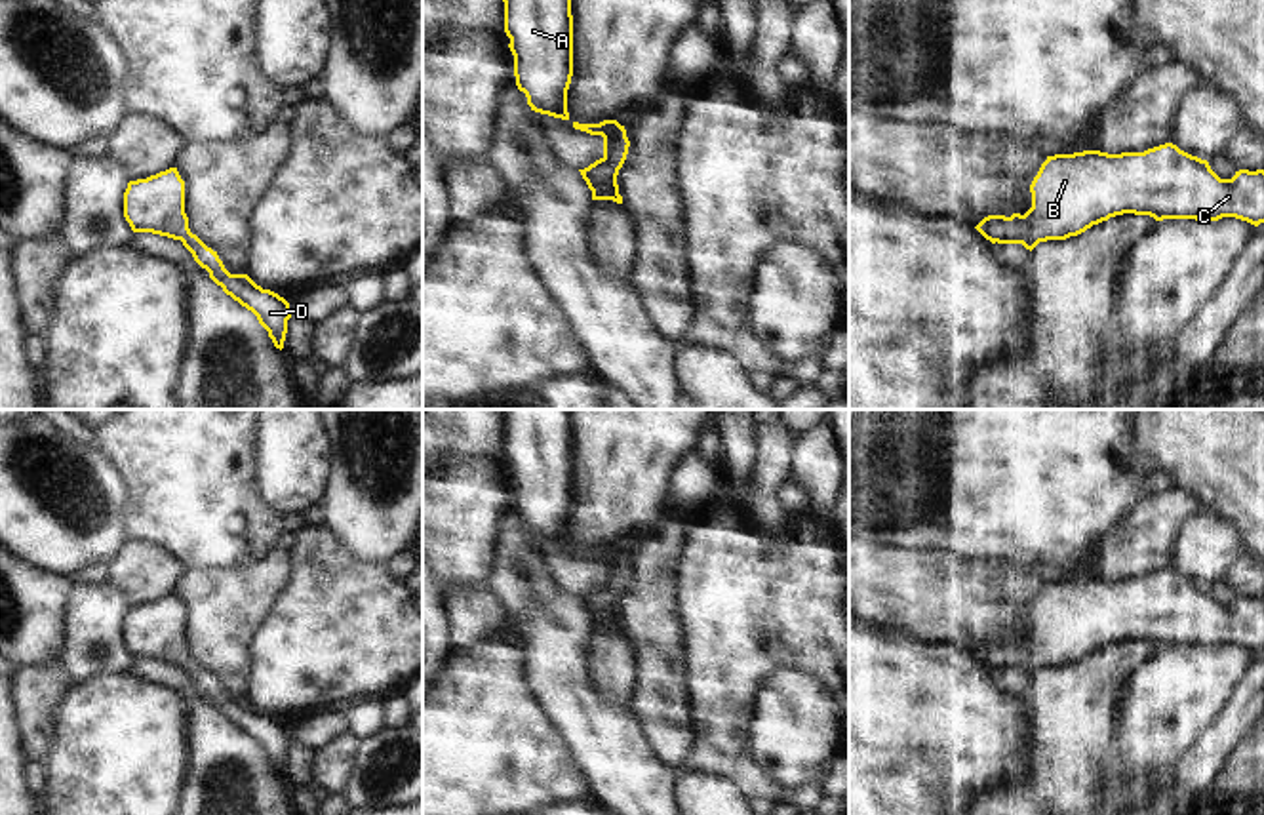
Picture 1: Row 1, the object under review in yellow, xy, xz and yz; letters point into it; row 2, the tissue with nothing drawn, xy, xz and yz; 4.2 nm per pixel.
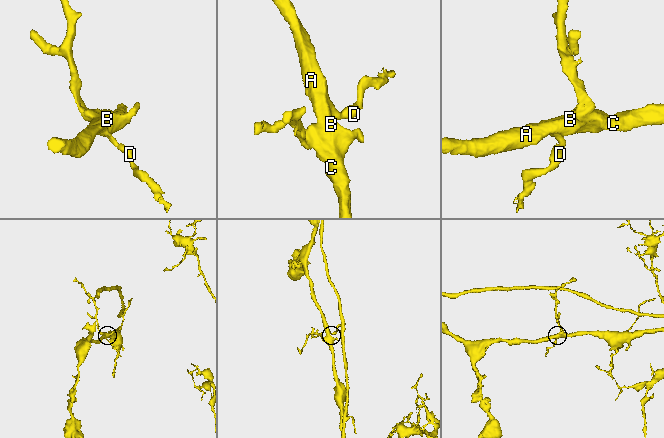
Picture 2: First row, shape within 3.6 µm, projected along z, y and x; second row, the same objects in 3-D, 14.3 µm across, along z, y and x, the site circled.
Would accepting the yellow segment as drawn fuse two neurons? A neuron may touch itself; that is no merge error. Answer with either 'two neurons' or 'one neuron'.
one neuron

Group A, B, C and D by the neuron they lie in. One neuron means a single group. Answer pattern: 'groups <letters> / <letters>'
groups A B C D

